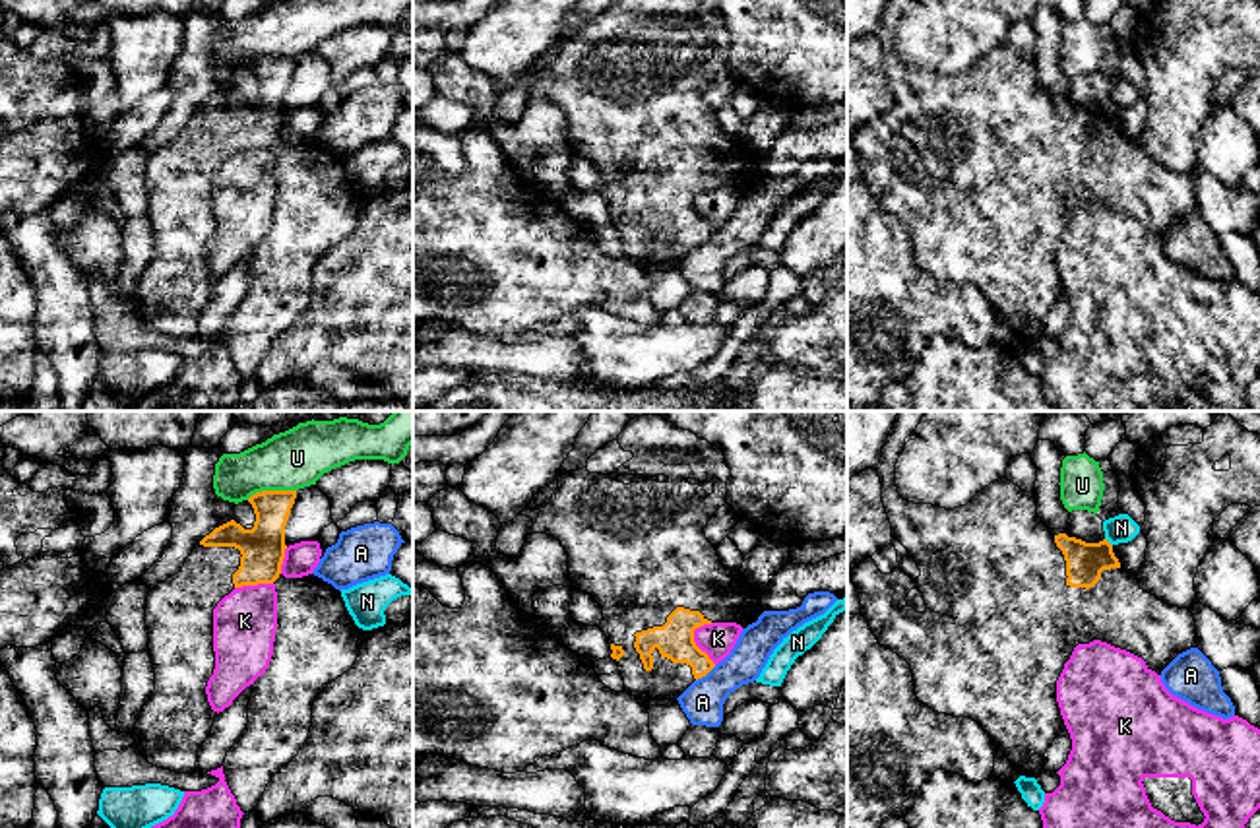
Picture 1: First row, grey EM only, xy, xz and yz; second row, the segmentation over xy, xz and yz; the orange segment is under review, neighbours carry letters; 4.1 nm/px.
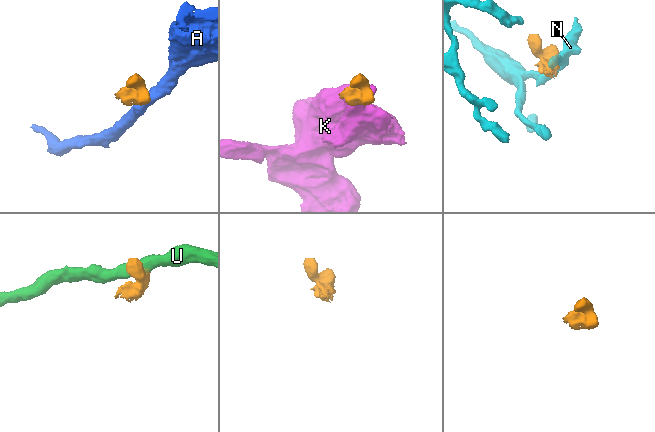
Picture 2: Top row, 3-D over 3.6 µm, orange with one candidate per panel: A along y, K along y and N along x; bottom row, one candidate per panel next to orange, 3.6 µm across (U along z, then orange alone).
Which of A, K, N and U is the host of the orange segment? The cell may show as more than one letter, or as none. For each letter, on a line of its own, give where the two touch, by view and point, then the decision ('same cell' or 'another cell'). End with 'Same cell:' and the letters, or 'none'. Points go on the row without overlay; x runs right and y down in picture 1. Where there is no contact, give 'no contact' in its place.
A: contact xz (706, 239); another cell
K: contact xz (694, 208); another cell
N: contact yz (1107, 107); another cell
U: contact xy (270, 57); another cell
Same cell: none

